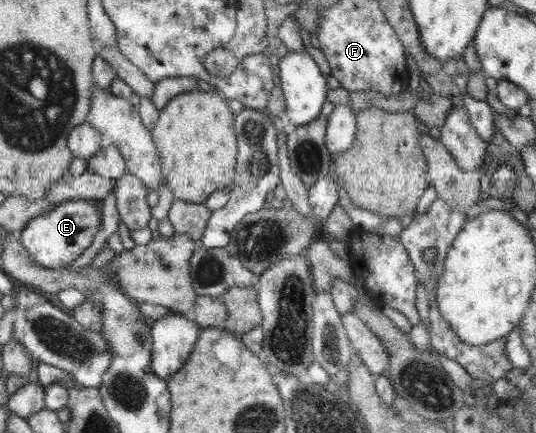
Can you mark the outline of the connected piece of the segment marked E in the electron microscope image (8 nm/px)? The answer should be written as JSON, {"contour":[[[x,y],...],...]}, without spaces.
{"contour":[[[66,200],[50,211],[30,219],[24,230],[19,234],[20,241],[38,265],[45,268],[66,268],[78,259],[84,249],[88,249],[94,241],[96,233],[100,232],[101,219],[96,205],[92,200]]]}

